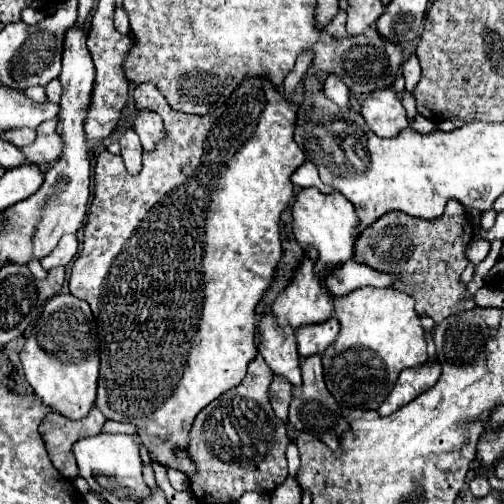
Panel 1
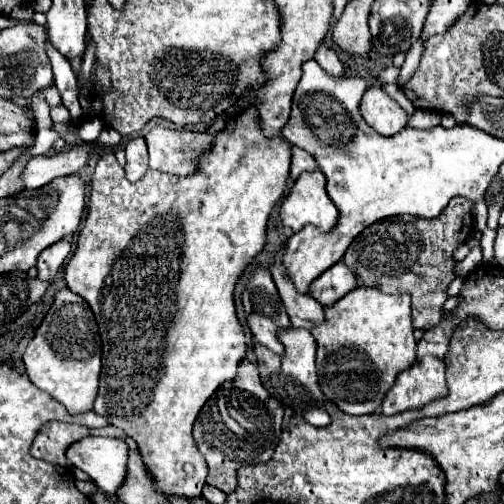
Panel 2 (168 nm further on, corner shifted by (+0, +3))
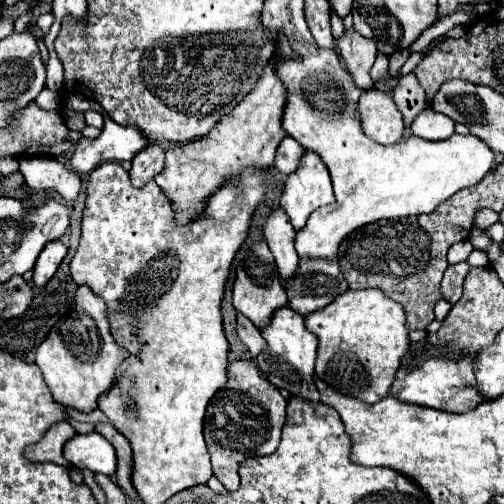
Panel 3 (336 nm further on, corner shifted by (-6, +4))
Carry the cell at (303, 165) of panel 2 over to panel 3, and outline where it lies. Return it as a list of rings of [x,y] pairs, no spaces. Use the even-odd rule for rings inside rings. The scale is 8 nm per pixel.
[[[285,136],[277,148],[275,168],[285,174],[291,174],[299,168],[299,160],[303,158],[303,154],[305,154],[305,148],[299,142],[295,142],[291,136]]]

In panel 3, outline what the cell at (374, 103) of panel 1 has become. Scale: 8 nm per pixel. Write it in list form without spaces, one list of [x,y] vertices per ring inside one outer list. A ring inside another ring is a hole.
[[[377,88],[367,90],[359,98],[359,114],[363,132],[379,144],[395,144],[403,138],[405,120],[391,94]]]

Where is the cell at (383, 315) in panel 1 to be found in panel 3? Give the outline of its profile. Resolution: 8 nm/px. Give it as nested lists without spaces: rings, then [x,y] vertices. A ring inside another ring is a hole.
[[[379,288],[347,290],[329,306],[307,314],[305,326],[319,340],[315,374],[327,386],[367,404],[375,404],[389,394],[401,358],[411,346],[405,312],[399,302],[389,300]]]

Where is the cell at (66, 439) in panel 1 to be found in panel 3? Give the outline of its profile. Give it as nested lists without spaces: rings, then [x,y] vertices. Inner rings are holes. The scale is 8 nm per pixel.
[[[69,422],[53,424],[47,434],[33,446],[25,450],[25,456],[31,462],[53,462],[59,466],[69,466],[63,458],[63,446],[77,434],[77,430]]]

